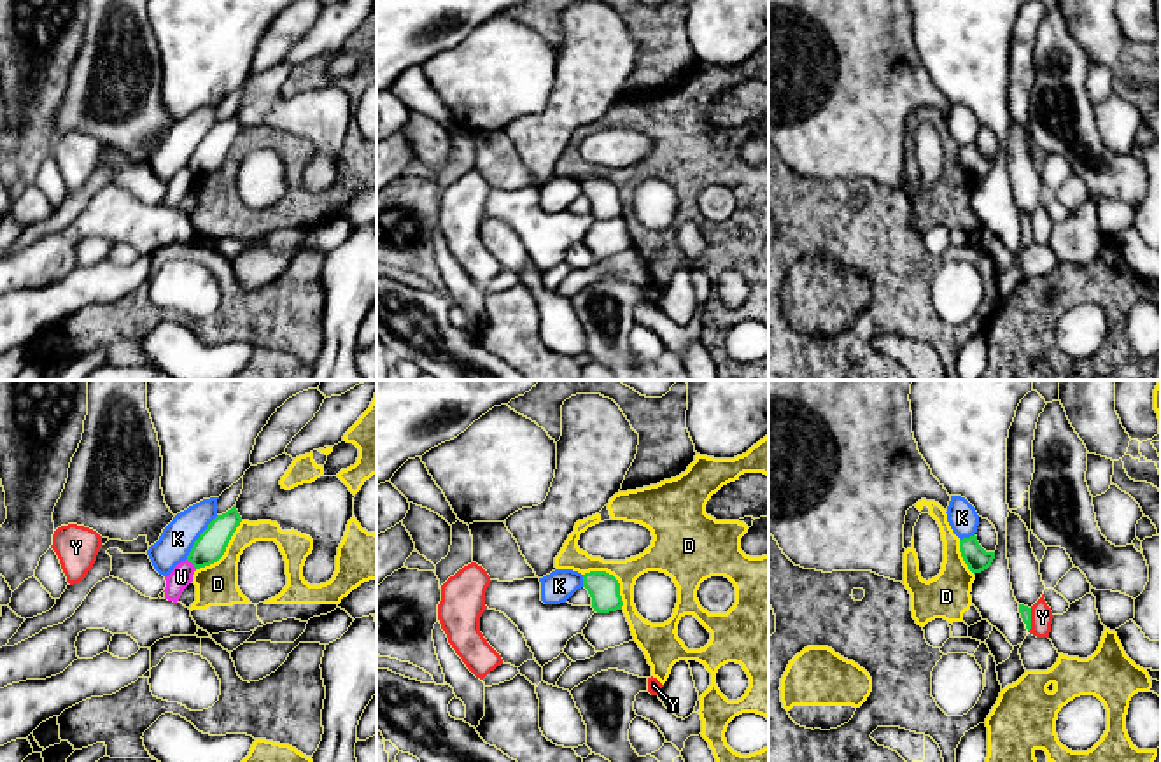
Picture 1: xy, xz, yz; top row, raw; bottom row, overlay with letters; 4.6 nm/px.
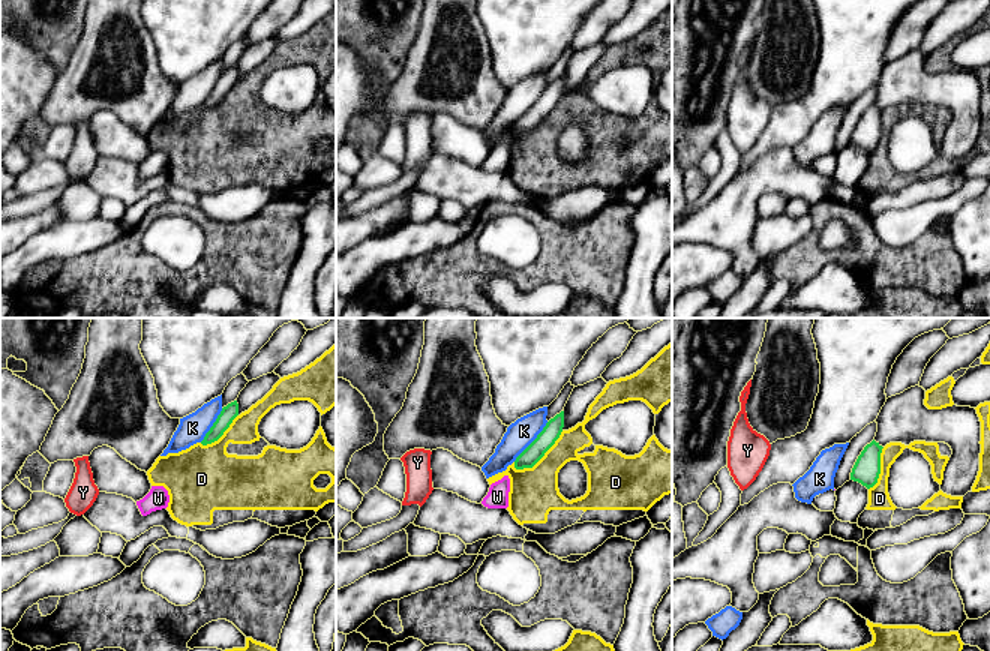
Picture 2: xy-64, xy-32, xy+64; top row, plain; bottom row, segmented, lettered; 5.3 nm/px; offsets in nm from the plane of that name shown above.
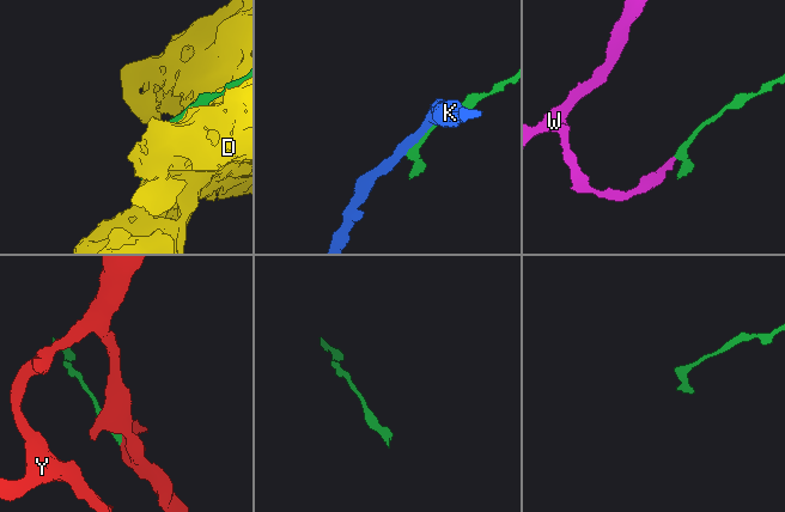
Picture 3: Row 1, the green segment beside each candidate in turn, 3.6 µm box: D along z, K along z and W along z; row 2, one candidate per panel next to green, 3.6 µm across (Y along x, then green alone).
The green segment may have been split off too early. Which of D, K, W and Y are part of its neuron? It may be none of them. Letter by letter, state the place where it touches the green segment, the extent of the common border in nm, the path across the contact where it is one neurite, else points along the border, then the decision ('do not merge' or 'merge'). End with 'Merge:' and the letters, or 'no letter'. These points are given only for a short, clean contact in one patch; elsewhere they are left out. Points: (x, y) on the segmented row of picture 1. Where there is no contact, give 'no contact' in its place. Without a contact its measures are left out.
D: xz (615, 578) | 240 nm | do not merge
K: xy (200, 536) | 240 nm | do not merge
W: xy (191, 563) | 70 nm | along xy (186, 559), (197, 568) | do not merge
Y: yz (1030, 620) | 110 nm | along yz (1032, 608), (1032, 627), (1028, 631) | do not merge
Merge: no letter

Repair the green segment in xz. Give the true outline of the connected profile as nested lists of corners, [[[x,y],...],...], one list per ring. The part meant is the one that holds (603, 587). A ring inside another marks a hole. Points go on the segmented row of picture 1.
[[[590,571],[583,575],[583,587],[592,597],[592,608],[597,613],[609,613],[622,610],[618,580],[606,571]]]

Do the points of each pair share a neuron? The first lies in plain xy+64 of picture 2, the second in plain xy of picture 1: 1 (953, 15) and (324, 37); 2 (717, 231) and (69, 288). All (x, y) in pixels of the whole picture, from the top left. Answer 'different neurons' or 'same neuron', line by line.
1: same neuron
2: different neurons

